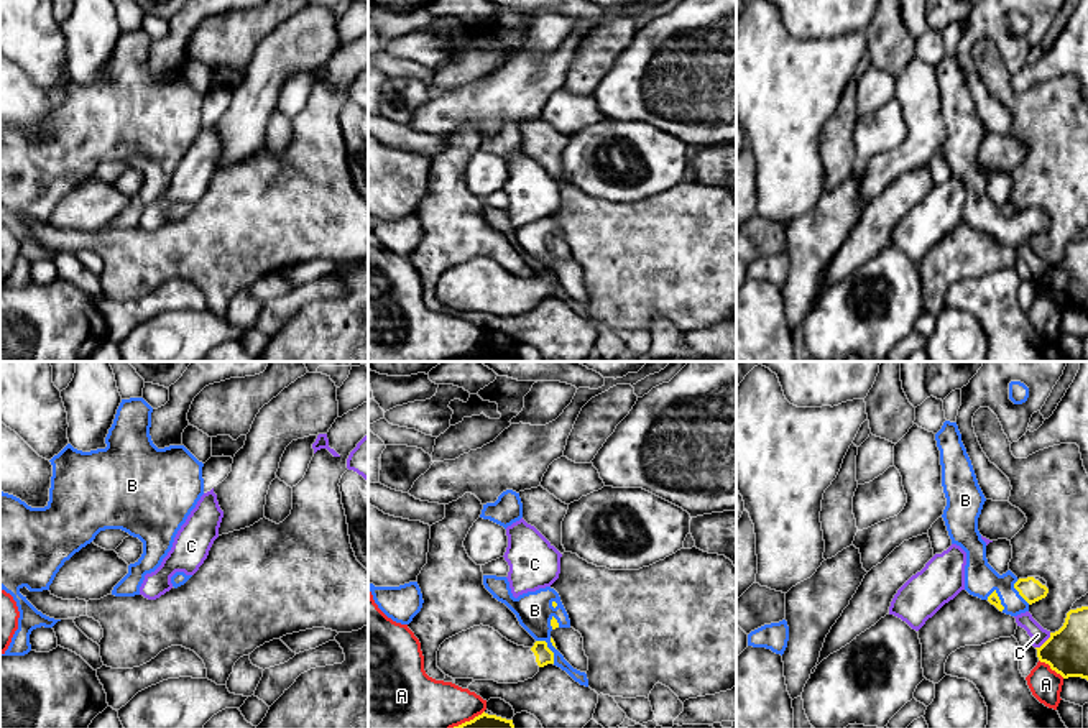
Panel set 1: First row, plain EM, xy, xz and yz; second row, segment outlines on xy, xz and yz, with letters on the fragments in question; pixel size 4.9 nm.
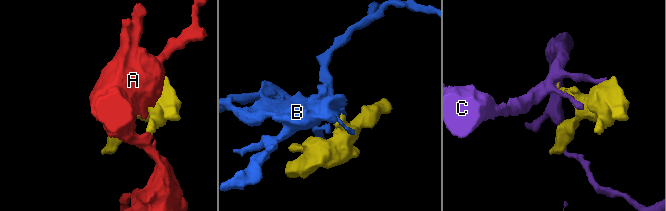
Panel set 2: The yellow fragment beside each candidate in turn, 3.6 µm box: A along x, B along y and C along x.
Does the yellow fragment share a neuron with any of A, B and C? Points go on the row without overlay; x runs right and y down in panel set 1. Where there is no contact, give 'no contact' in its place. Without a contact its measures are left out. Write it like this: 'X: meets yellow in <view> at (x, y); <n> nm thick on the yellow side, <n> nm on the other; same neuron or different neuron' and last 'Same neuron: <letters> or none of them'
A: meets yellow in yz at (1052, 301); 220 nm thick on the yellow side, 160 nm on the other; different neuron
B: meets yellow in xz at (548, 280); 90 nm thick on the yellow side, 180 nm on the other; same neuron
C: meets yellow in yz at (1046, 273); 220 nm thick on the yellow side, 80 nm on the other; different neuron
Same neuron: B

